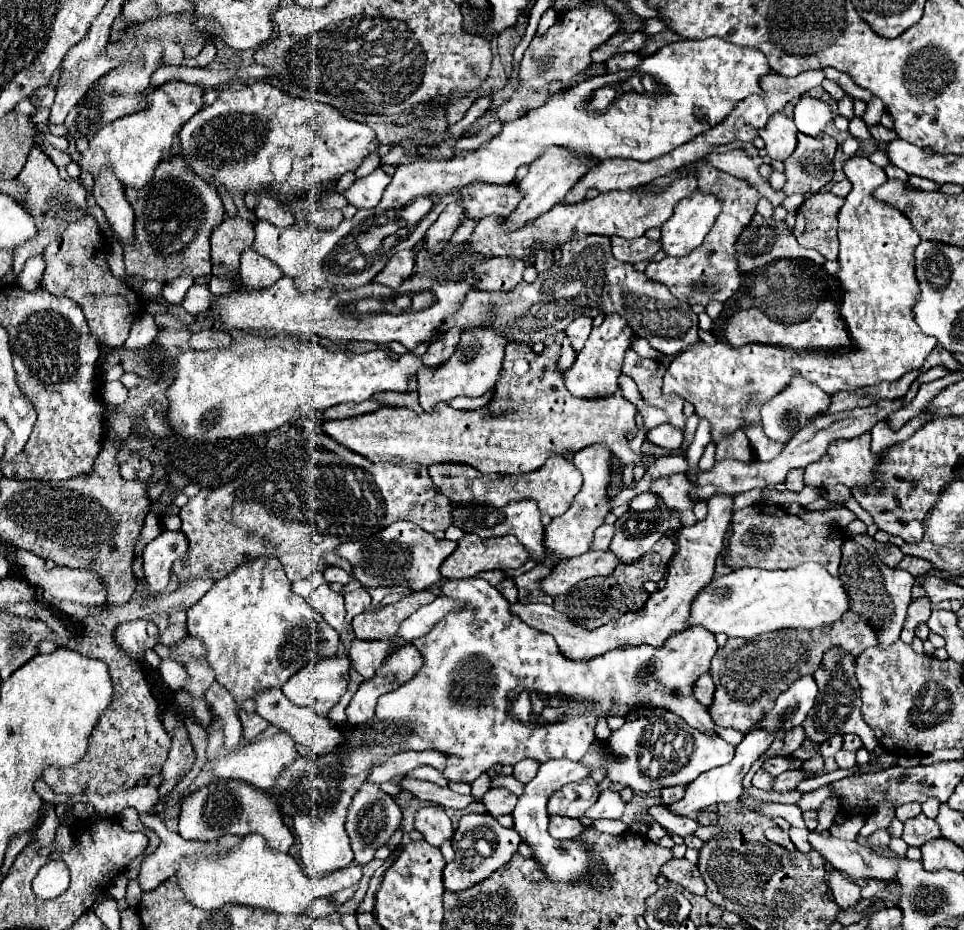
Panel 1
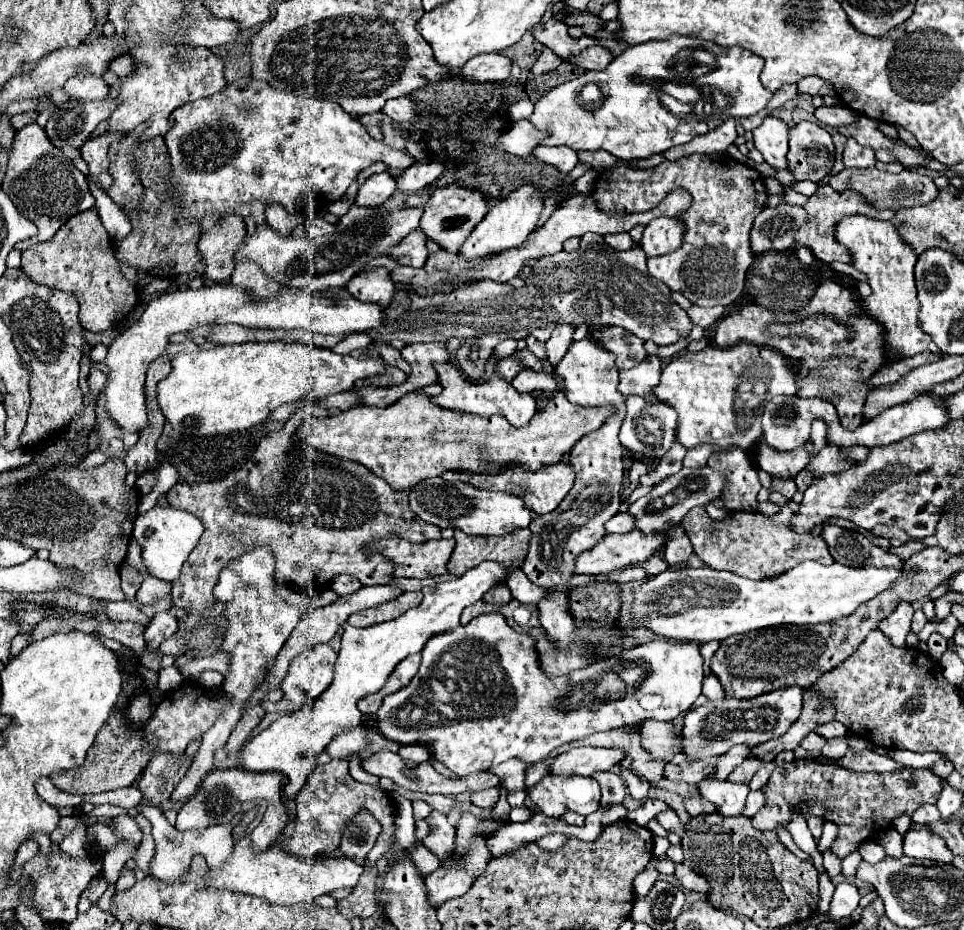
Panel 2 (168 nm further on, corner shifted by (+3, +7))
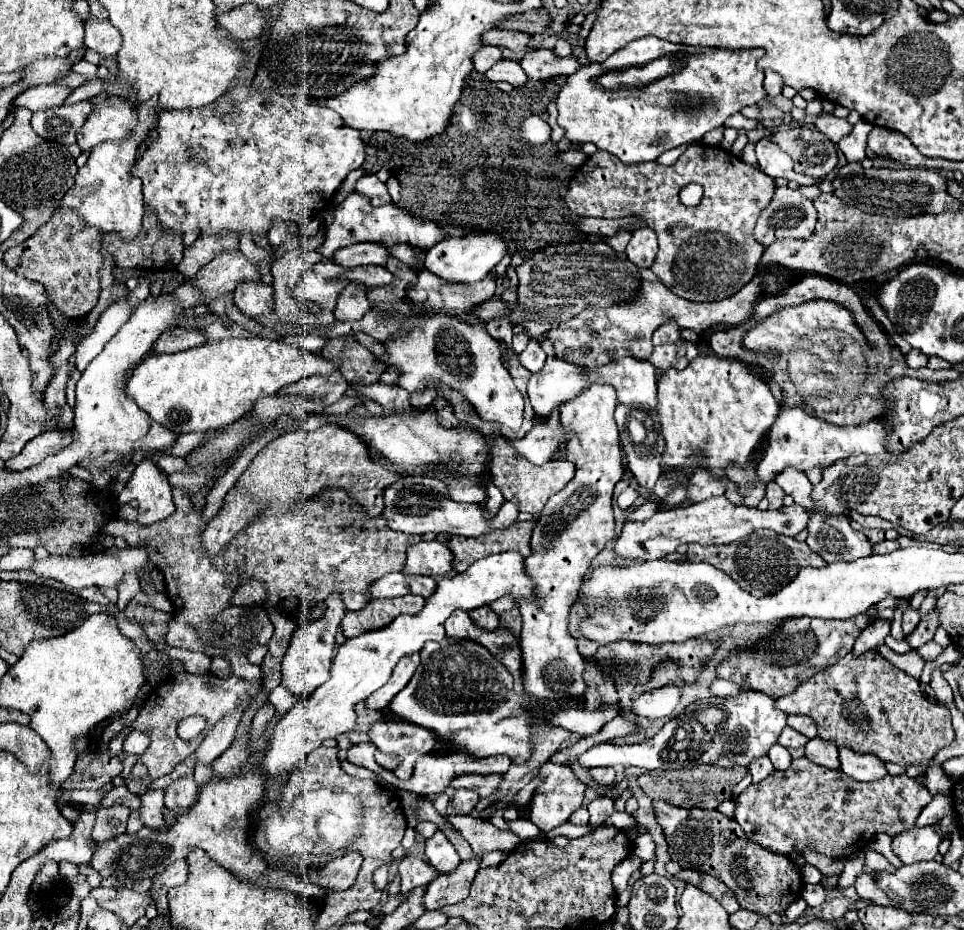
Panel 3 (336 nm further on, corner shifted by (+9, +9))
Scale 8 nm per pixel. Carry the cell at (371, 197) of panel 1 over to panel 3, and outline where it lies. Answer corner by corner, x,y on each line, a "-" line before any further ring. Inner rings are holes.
365,175
365,177
361,177
361,179
357,181
357,191
359,191
361,195
367,195
375,207
391,201
385,183
379,181
377,175

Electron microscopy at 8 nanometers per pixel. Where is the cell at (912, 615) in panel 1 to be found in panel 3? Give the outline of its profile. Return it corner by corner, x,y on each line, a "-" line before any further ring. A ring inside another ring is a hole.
877,619
873,621
867,629
861,631
861,635
857,637
855,641
855,647
853,647
853,653
855,655
861,655
865,653
867,649
873,649
873,647
879,647
885,643
885,637
889,635
889,629
891,629
891,621
889,619

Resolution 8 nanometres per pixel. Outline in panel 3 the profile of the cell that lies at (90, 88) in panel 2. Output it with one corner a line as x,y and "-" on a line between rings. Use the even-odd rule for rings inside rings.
45,85
45,87
31,87
25,95
13,101
15,107
27,107
31,111
47,111
51,107
59,107
65,99
73,93
73,89
65,85

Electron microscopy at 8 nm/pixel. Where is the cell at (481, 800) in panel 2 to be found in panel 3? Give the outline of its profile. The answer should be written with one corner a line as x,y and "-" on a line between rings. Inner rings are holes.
457,789
453,797
453,805
459,815
469,815
475,809
477,801
479,801
479,795
473,789

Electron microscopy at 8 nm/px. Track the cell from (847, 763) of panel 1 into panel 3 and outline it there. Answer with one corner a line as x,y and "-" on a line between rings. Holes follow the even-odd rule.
819,737
809,739
809,743
805,745
805,757
827,769
839,769
835,741
829,743
827,739
819,739

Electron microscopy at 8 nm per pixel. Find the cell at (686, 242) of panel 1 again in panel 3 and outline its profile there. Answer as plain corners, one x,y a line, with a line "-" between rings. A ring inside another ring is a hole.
651,227
635,229
625,253
641,269
649,267
653,263
655,255
657,255
657,235
655,235
655,231

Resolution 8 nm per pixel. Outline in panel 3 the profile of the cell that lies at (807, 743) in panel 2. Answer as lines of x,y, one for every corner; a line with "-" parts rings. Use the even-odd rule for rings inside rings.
785,727
785,731
781,733
781,737
779,737
779,745
783,745
783,747
803,747
807,743
807,737
803,735
803,733
799,733
799,731
795,731
793,727

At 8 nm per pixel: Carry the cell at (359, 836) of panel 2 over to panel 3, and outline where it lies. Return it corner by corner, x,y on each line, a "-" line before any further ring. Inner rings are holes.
347,851
345,855
329,861
325,867
321,867
321,871
311,871
309,875
303,875
303,877
311,883
327,887
329,891
343,891
355,883
361,863
363,863
361,853

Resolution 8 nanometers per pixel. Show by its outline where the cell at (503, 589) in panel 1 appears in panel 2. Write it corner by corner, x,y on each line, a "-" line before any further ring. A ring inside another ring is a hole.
495,585
495,589
491,589
483,599
485,599
485,603
505,605
507,601
511,601
511,591
507,585

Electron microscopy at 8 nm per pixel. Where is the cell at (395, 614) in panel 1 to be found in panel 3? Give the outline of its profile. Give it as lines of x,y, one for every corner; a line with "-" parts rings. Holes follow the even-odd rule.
405,595
395,599
373,599
361,611
345,611
341,629
345,637
359,635
361,631
371,631
389,625
401,613
419,613
425,599
419,595

